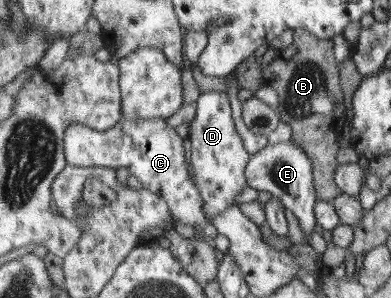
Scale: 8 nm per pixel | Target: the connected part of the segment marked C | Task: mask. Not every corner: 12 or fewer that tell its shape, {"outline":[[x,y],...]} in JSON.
{"outline":[[165,119],[66,132],[66,161],[126,168],[183,225],[205,226],[185,143]]}

